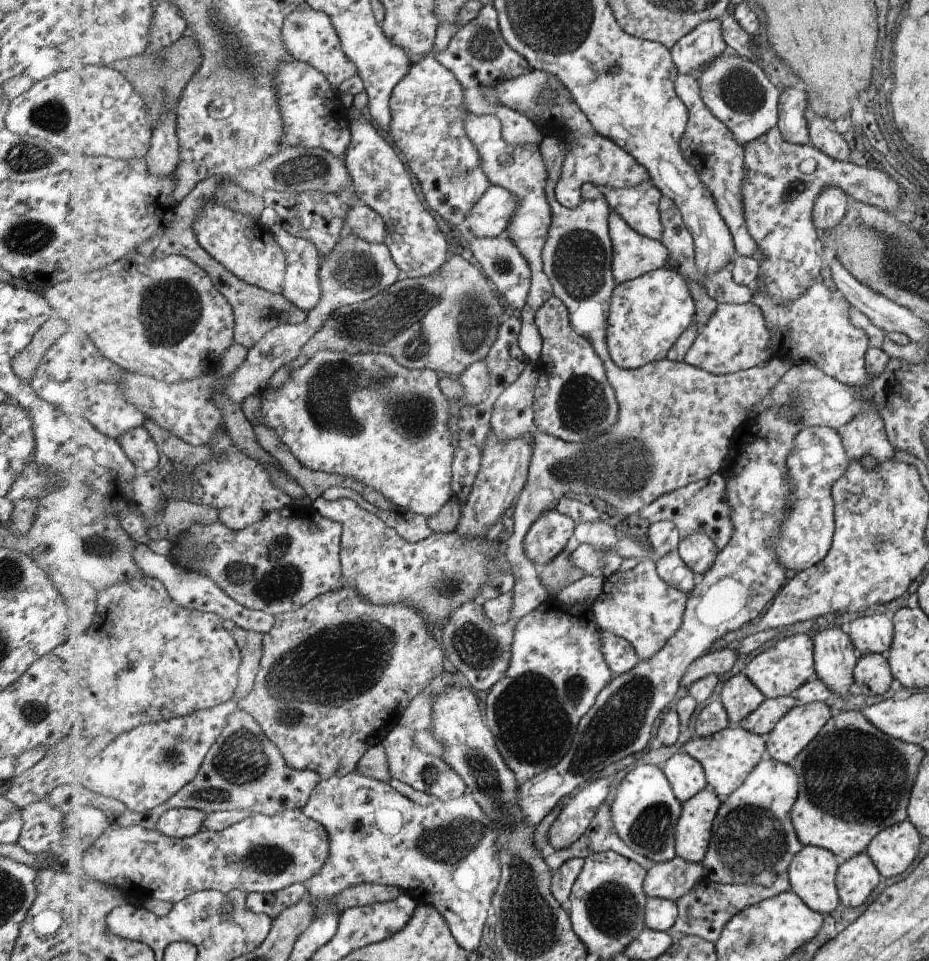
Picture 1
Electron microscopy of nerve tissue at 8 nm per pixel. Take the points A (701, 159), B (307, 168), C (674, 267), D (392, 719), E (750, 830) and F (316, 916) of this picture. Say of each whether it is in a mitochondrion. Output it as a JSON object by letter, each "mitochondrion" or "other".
{"A":"other","B":"mitochondrion","C":"other","D":"other","E":"mitochondrion","F":"other"}

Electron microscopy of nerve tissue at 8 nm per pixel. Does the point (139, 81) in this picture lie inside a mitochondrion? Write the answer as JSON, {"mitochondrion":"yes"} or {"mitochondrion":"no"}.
{"mitochondrion":"no"}

